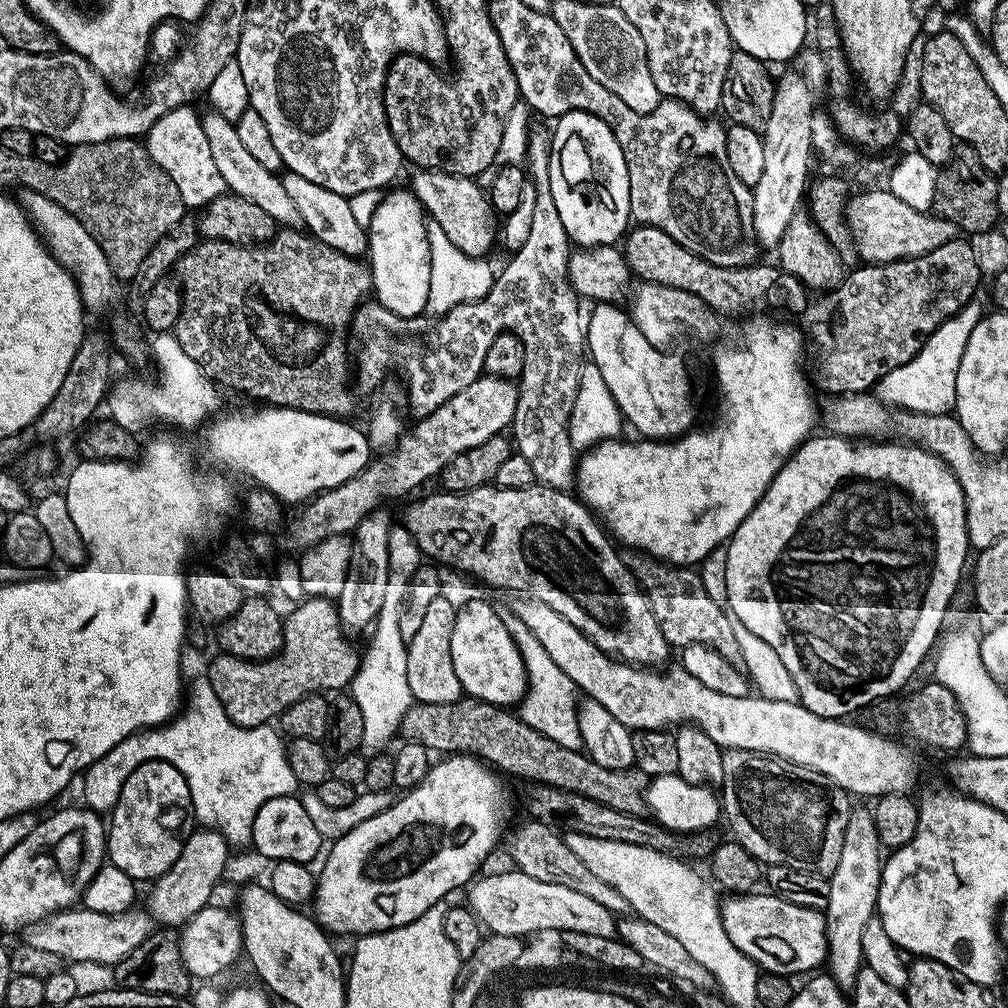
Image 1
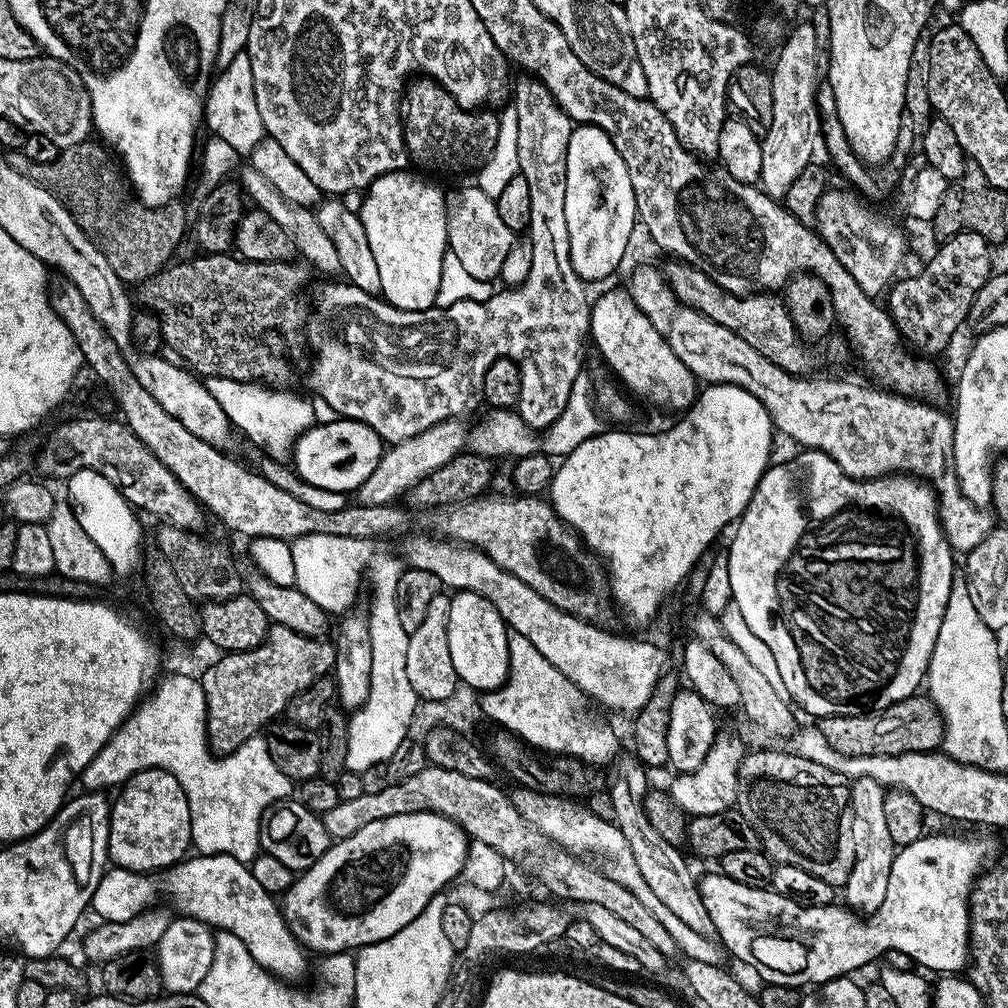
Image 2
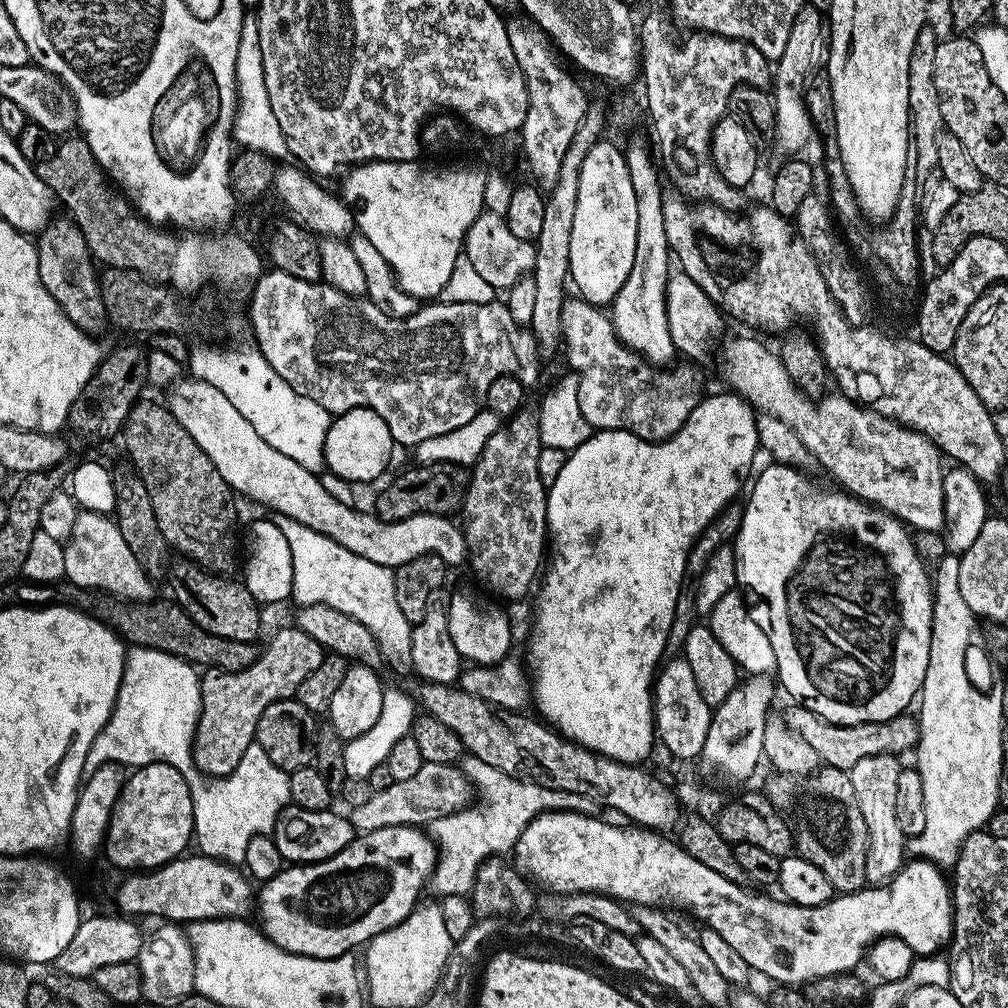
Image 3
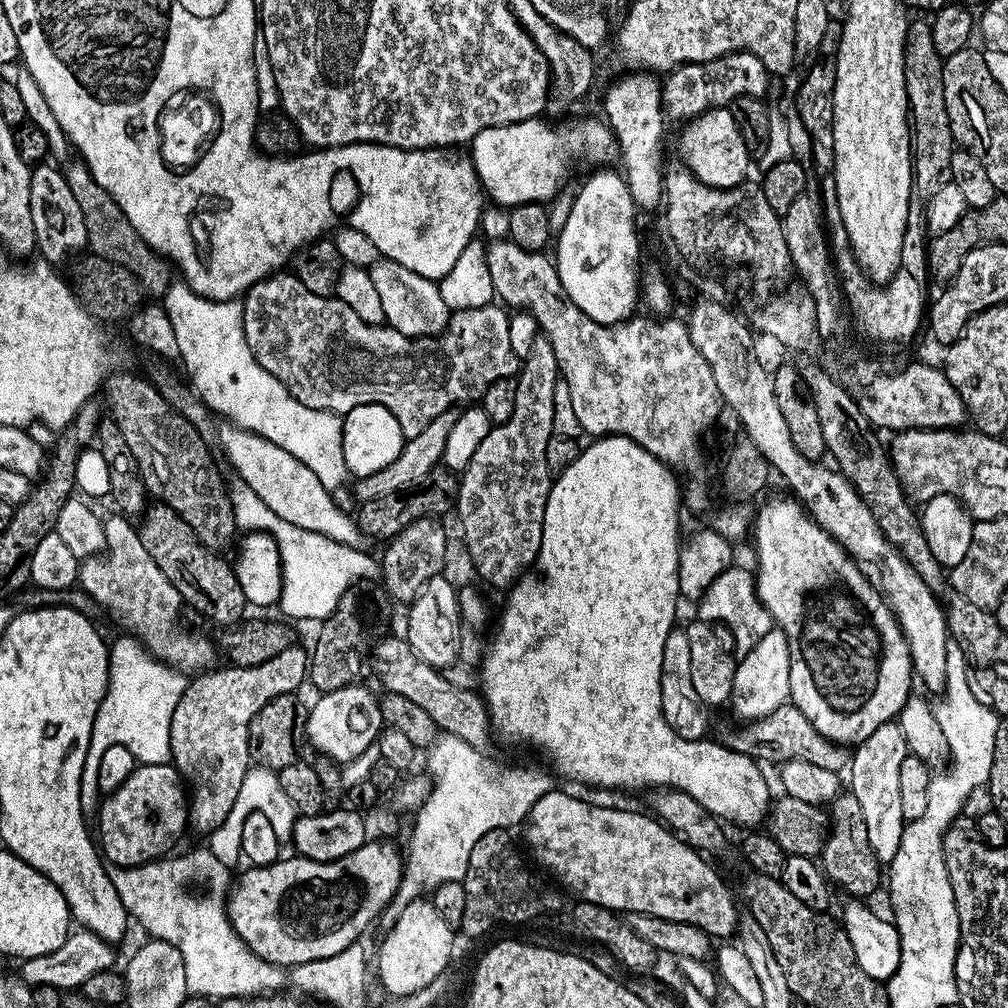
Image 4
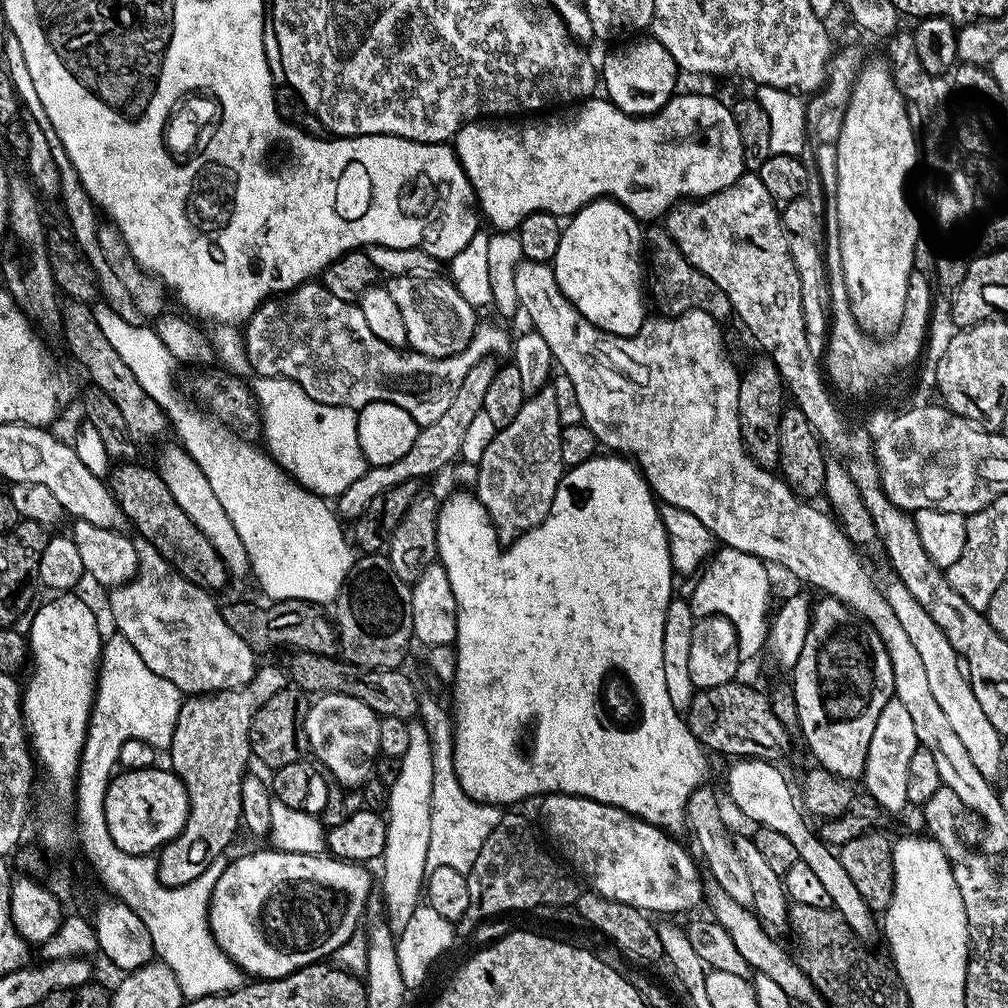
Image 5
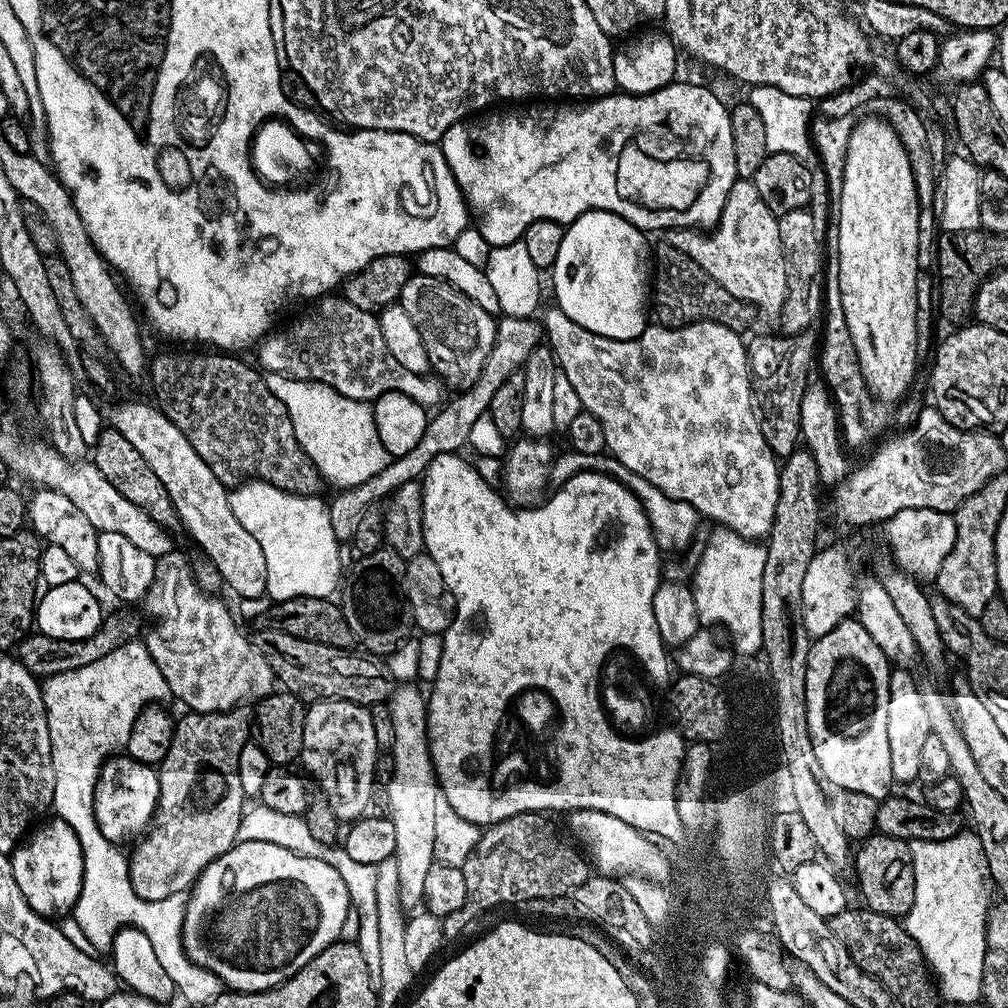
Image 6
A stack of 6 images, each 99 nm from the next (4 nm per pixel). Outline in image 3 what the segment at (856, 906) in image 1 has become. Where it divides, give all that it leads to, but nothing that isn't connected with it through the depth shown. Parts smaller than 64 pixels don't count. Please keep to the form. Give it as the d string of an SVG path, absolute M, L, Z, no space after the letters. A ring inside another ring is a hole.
M874 754L868 758L862 758L850 770L854 782L854 798L858 798L858 810L862 810L862 818L866 822L868 831L868 849L866 850L866 876L865 881L872 886L883 886L900 871L906 860L906 837L902 830L898 830L898 818L896 817L896 803L898 802L898 774L902 767L896 756L890 754Z

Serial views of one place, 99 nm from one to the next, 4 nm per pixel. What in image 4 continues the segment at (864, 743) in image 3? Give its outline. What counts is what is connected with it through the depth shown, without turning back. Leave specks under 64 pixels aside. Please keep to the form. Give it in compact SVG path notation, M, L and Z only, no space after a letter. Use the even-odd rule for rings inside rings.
M791 702L778 706L778 710L774 710L769 716L744 722L739 726L741 728L732 728L722 736L723 743L734 751L751 756L753 760L763 762L765 765L768 763L779 766L787 760L801 760L814 762L814 766L822 766L826 770L838 773L843 773L849 767L849 749L835 740L827 740L825 736L818 734L810 718L806 718L806 714L802 714L802 710L798 710Z

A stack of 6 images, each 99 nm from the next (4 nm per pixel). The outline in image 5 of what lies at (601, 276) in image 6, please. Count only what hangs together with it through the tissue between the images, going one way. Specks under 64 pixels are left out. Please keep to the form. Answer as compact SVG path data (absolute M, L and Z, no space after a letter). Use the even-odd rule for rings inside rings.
M607 198L594 200L592 203L586 205L585 208L575 213L575 215L563 225L554 267L556 270L556 277L558 278L558 286L562 290L562 294L566 294L566 298L569 302L572 303L572 305L574 305L594 326L598 326L604 332L609 332L615 336L632 336L643 326L646 319L646 313L644 313L644 300L646 304L646 268L642 263L642 224L631 212L625 210L622 205L616 203L615 200L609 200Z

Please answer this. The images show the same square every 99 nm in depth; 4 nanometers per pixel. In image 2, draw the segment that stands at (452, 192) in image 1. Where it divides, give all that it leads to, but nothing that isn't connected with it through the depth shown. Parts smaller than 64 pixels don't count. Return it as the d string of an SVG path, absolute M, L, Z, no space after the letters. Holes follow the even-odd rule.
M477 186L464 188L448 205L448 251L462 264L462 269L473 278L495 281L502 270L502 262L506 262L506 254L510 254L514 243L514 233L502 217L498 214L498 206L495 199L488 197Z

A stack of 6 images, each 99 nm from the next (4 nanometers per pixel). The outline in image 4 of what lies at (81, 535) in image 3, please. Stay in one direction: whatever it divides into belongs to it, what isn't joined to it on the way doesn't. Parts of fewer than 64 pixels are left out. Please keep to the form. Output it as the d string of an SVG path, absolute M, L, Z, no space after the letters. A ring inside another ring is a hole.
M113 514L104 520L104 546L106 554L90 556L80 566L79 587L96 600L101 609L105 608L125 633L131 634L156 657L163 660L170 668L185 674L200 674L211 669L218 657L218 648L204 636L191 632L180 625L180 608L182 598L158 570L154 558L146 554L146 546L142 546L139 531L133 521L121 514Z

